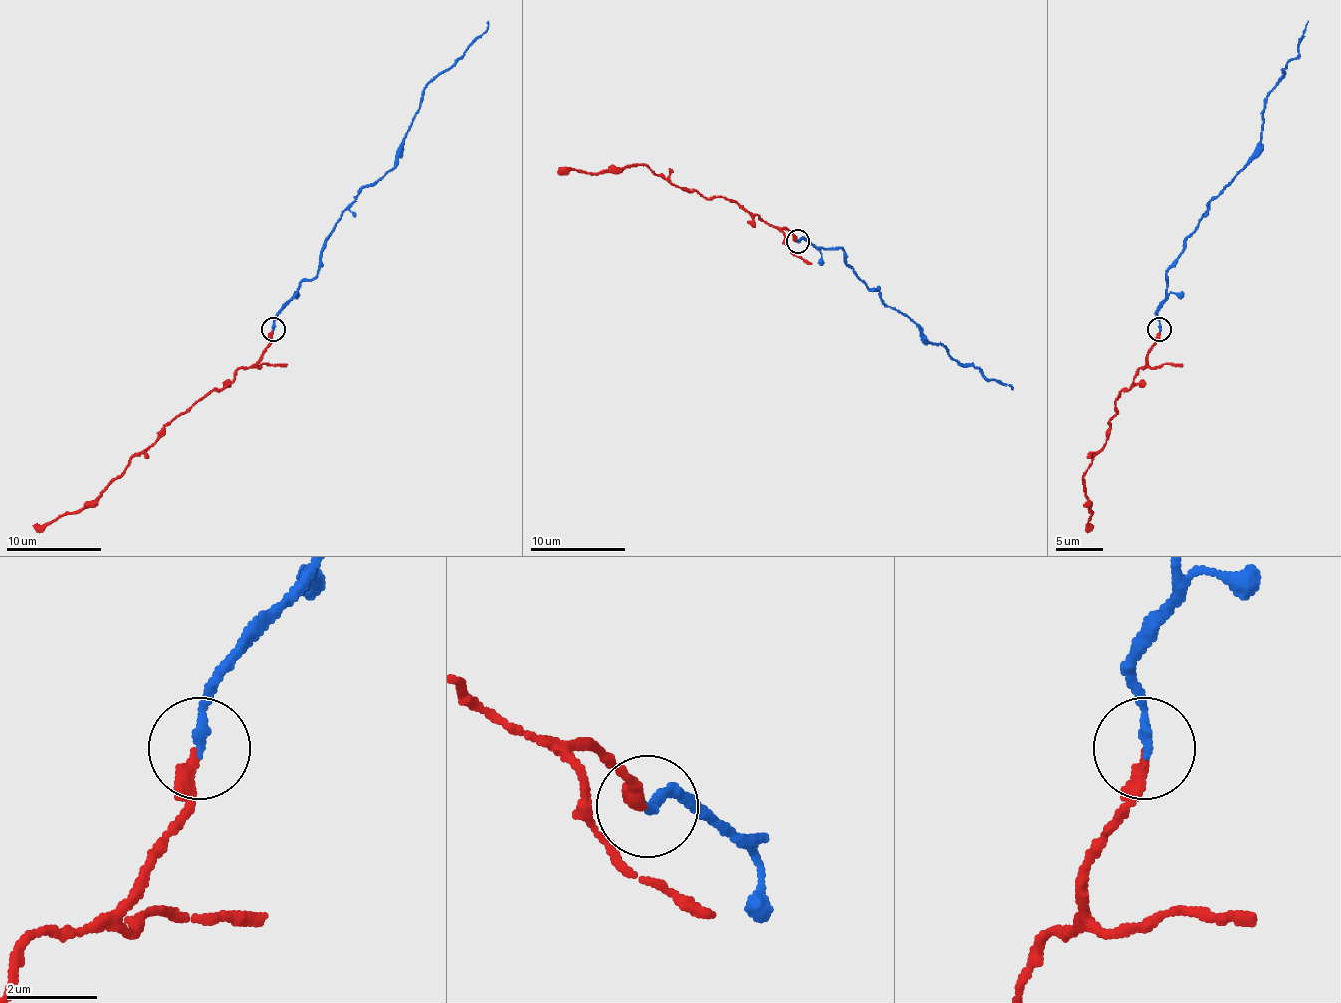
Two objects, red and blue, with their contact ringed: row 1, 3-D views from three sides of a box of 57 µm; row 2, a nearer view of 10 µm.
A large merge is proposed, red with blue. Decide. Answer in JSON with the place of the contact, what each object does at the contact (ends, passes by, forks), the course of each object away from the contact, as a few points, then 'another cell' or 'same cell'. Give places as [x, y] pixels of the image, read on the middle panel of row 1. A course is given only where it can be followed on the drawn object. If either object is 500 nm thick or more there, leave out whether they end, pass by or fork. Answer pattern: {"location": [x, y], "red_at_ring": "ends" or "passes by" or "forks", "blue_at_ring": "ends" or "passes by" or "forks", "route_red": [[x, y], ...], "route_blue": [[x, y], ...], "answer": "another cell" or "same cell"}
{"location": [797, 241], "red_at_ring": "ends", "blue_at_ring": "ends", "route_red": [[797, 240], [728, 200], [683, 190], [645, 164], [626, 164], [602, 174], [574, 169], [557, 174]], "route_blue": [[797, 240], [842, 247], [859, 278], [918, 326], [928, 342], [942, 345], [961, 364], [973, 364], [1013, 390]], "answer": "another cell"}

